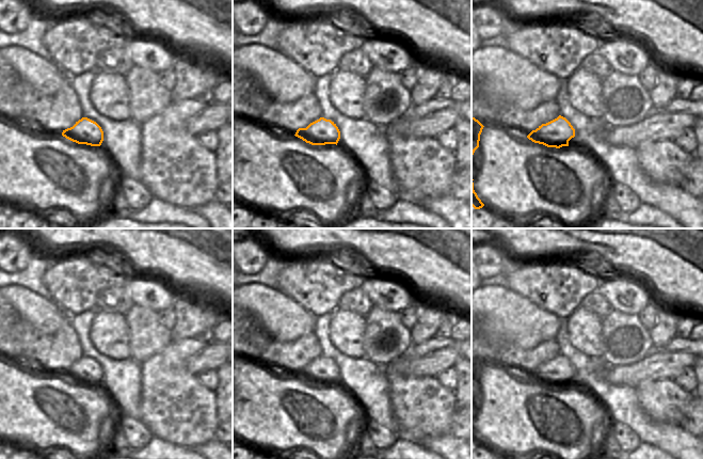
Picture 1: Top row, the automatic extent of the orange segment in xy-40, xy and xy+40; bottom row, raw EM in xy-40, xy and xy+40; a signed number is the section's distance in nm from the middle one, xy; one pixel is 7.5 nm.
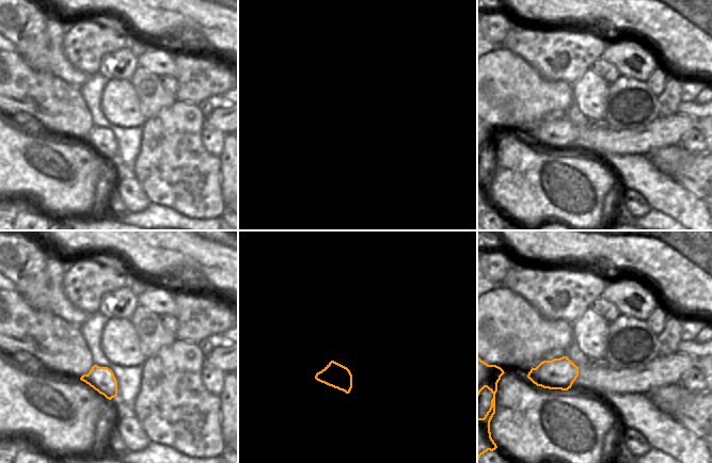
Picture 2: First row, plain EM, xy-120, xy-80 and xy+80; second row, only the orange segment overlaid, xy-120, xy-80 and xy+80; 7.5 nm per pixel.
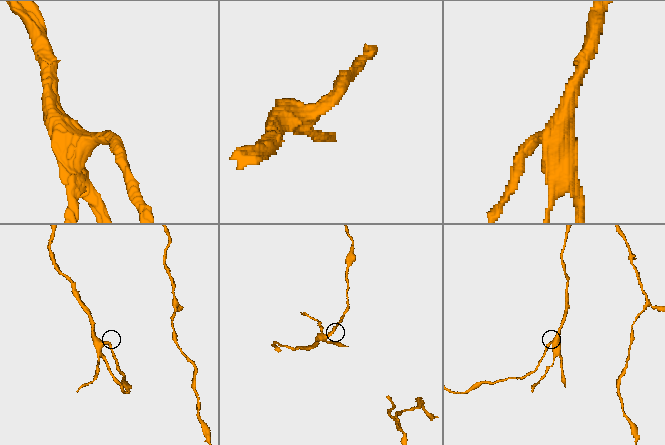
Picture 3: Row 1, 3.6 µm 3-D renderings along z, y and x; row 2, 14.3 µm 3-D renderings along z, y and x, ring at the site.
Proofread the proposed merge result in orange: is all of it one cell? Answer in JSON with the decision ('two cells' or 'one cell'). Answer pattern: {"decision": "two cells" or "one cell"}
{"decision": "two cells"}

